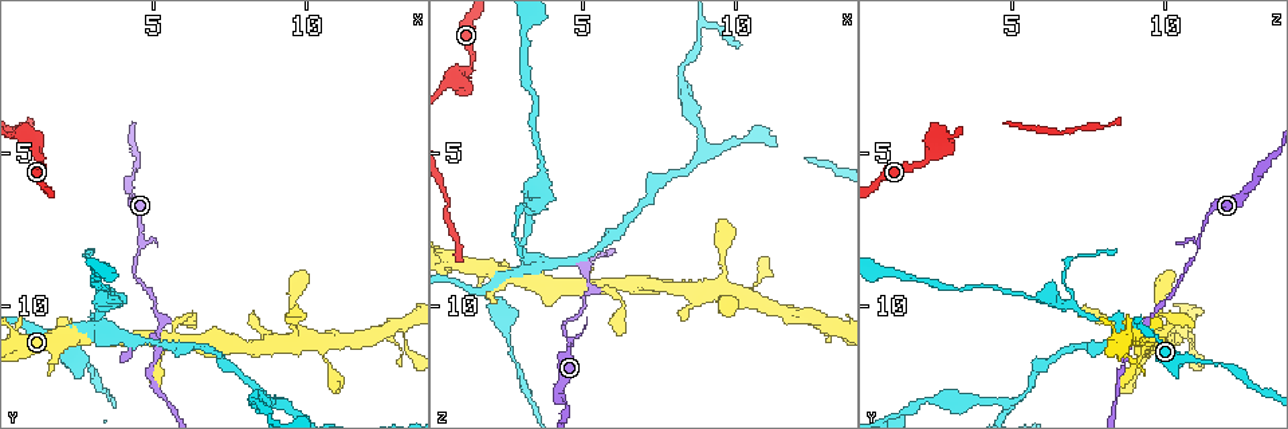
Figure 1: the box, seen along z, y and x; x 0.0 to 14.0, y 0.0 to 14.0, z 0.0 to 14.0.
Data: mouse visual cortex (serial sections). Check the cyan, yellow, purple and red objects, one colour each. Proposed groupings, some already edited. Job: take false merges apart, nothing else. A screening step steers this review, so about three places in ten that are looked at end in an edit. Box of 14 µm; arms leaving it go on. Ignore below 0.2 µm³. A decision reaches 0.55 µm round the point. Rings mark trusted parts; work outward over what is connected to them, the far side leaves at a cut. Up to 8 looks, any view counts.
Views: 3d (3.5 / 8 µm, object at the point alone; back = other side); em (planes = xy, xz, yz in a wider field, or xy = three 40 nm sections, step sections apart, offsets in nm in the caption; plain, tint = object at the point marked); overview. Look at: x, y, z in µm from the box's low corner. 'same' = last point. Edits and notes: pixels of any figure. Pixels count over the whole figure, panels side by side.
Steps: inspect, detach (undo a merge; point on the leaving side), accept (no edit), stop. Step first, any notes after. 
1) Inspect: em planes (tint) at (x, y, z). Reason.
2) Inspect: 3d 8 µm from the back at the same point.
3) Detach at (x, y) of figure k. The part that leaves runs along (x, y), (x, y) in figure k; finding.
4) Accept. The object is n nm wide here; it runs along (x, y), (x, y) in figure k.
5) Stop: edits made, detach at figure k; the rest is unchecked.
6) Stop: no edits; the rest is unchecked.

Inspect: 3d 3.5 µm at (4.7, 7.6, 11.1). Narrows sharply.

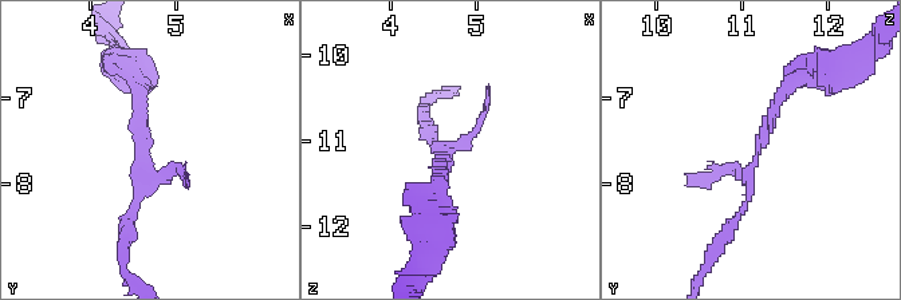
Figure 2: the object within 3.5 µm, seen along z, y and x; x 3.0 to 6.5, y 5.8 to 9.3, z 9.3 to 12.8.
Inspect: em xy step 1 (tint) at (4.65, 7.70, 11.20). Now the EM.

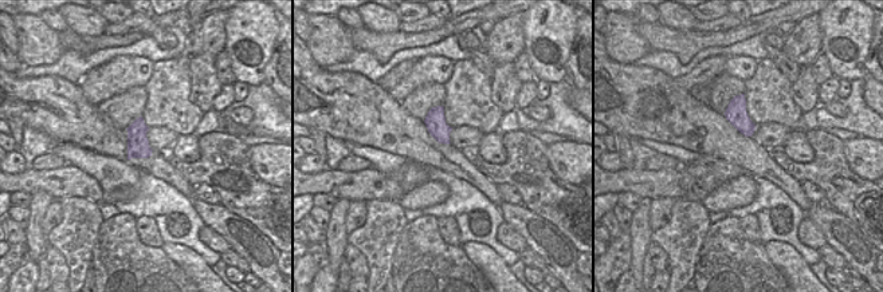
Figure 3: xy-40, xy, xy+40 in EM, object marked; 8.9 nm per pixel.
Accept. It runs along (140, 85), (144, 184), (128, 237) in figure 2; all the same cell.

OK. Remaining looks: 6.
Inspect: em planes (tint) at (5.1, 10.8, 9.1). Thin neck.

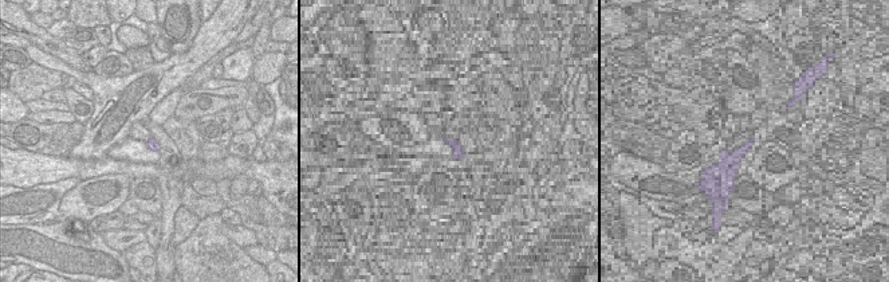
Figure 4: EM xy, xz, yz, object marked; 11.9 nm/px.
Inspect: 3d 3.5 µm at the same point. Wider look.

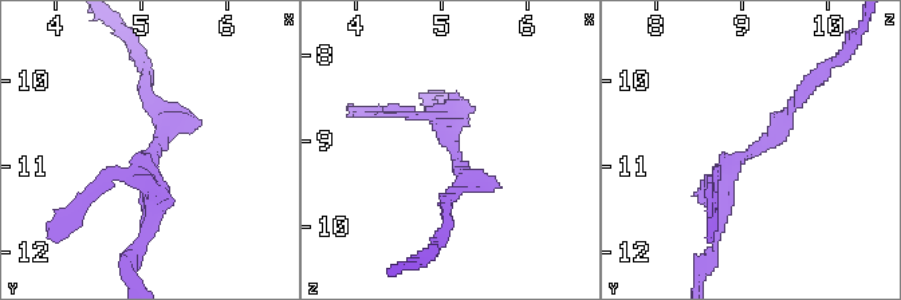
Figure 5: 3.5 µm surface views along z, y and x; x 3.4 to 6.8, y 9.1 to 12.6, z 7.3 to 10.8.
Accept. It runs along (809, 86), (730, 172), (716, 221) in figure 5; one cell here.

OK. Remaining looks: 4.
Inspect: 3d 3.5 µm from the back at (13.4, 11.4, 11.0).

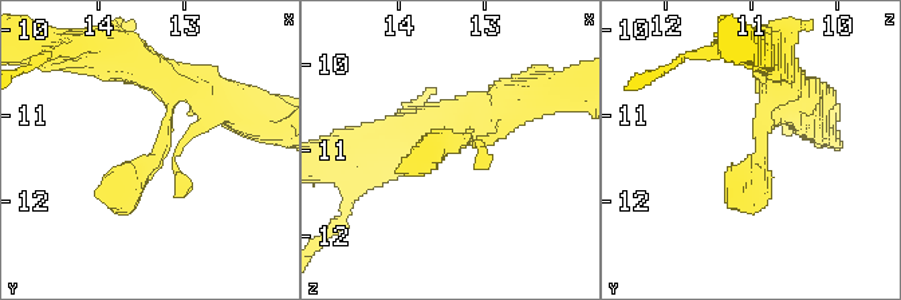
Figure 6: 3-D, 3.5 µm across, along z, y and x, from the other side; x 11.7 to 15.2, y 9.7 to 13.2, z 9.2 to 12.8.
Inspect: em xy step 1 (tint) at (13.30, 11.50, 10.90). The arms are 300, 300 nm wide.

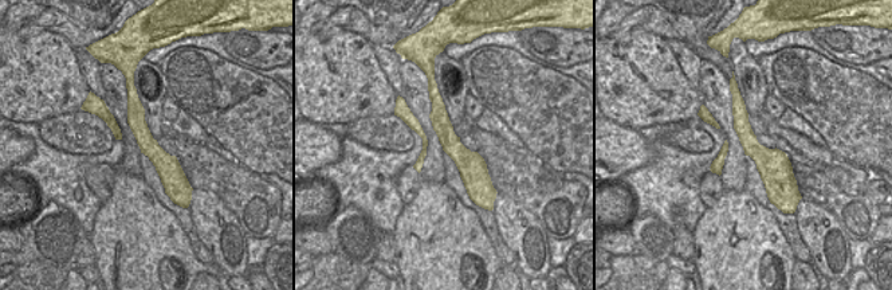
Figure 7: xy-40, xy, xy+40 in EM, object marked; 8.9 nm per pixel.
Accept. It runs along (189, 87), (173, 91), (157, 158), (103, 198) in figure 6; continuous, no second cell.

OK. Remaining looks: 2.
Stop: no edits; the rest is unchecked.

